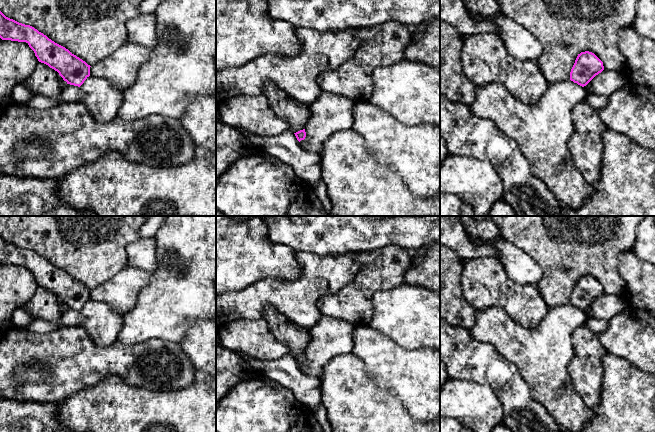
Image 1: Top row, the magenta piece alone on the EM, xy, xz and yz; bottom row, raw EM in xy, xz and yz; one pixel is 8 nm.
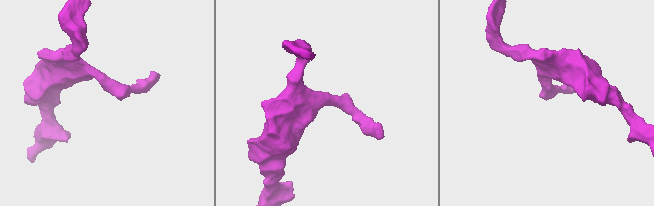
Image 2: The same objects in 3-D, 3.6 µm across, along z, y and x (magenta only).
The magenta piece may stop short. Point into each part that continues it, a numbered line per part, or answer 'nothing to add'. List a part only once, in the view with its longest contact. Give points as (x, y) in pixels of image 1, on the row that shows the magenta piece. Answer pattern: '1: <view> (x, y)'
nothing to add

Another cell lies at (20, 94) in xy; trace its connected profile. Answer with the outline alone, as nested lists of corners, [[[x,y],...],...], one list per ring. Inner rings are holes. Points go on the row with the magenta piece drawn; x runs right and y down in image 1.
[[[18,84],[14,86],[12,90],[12,99],[17,103],[17,104],[22,104],[30,100],[32,97],[34,97],[30,90],[22,85]]]

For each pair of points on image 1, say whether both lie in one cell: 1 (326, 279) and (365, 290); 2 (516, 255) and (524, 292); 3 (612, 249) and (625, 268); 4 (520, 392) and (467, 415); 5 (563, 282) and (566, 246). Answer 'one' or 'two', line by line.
1: two
2: two
3: two
4: two
5: one

